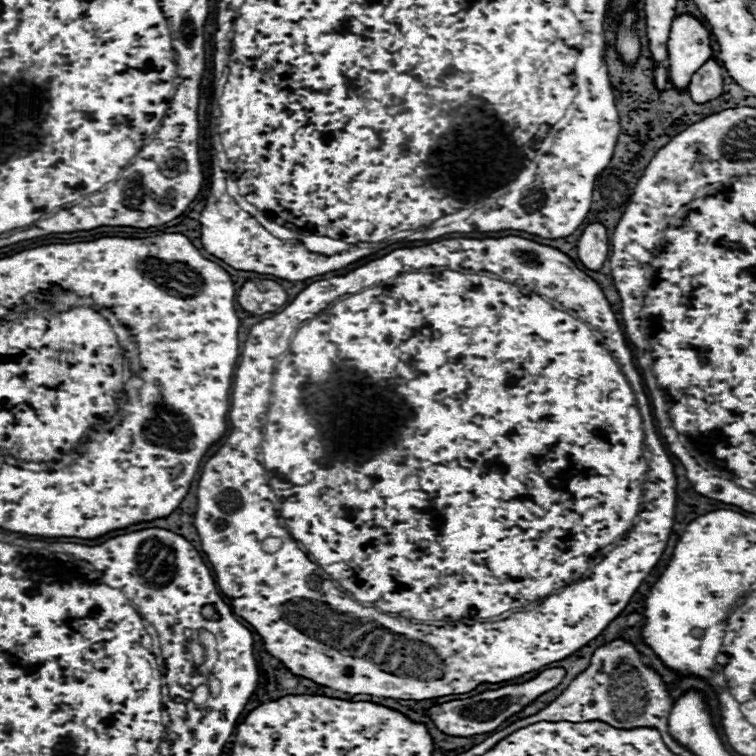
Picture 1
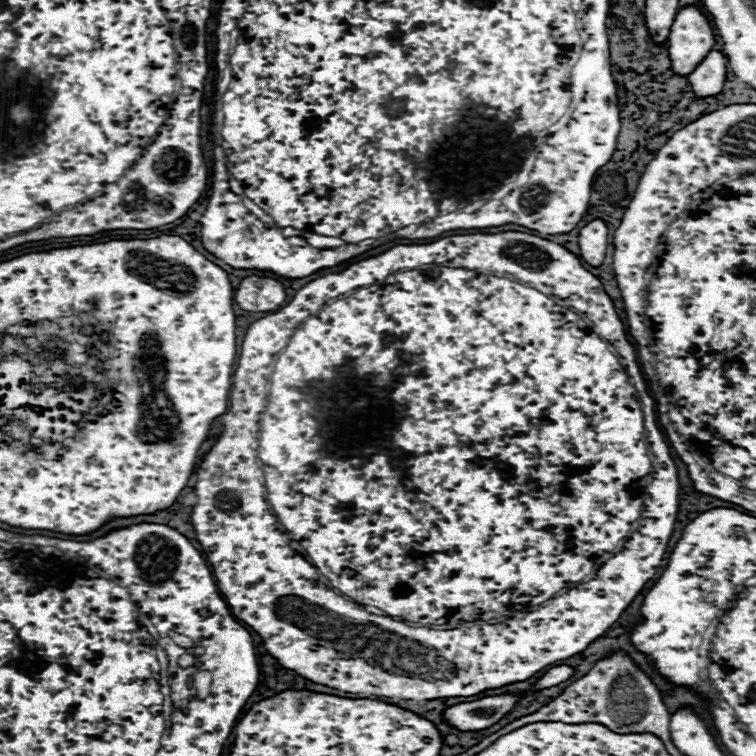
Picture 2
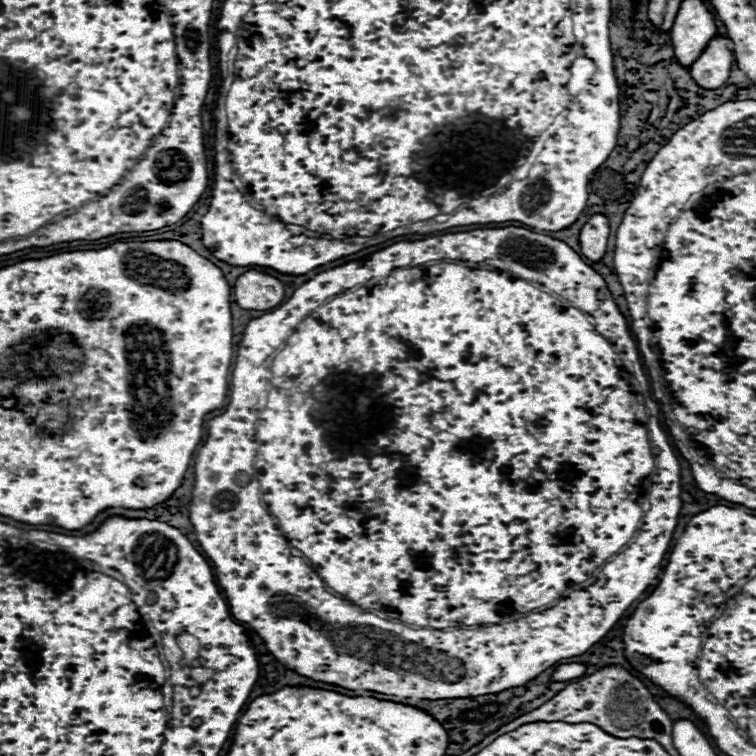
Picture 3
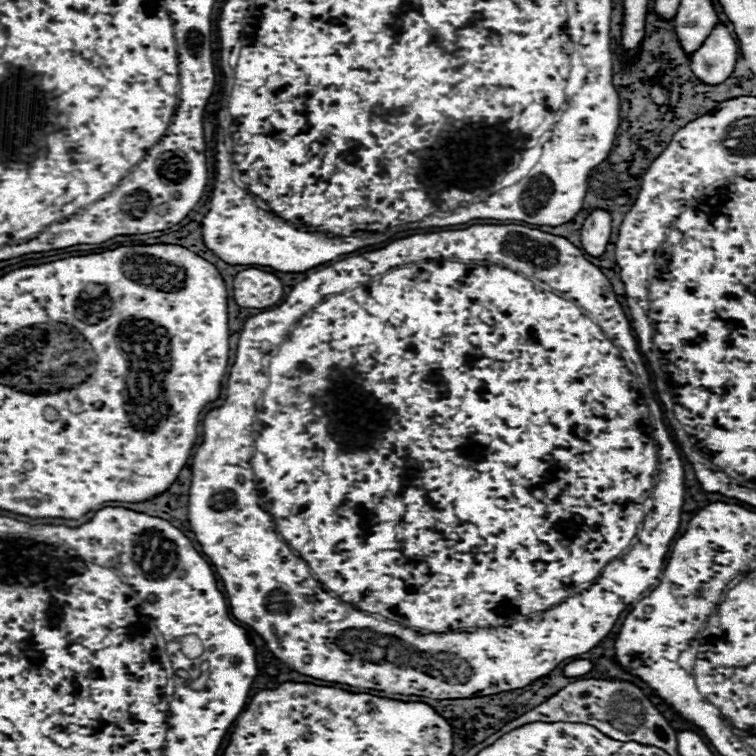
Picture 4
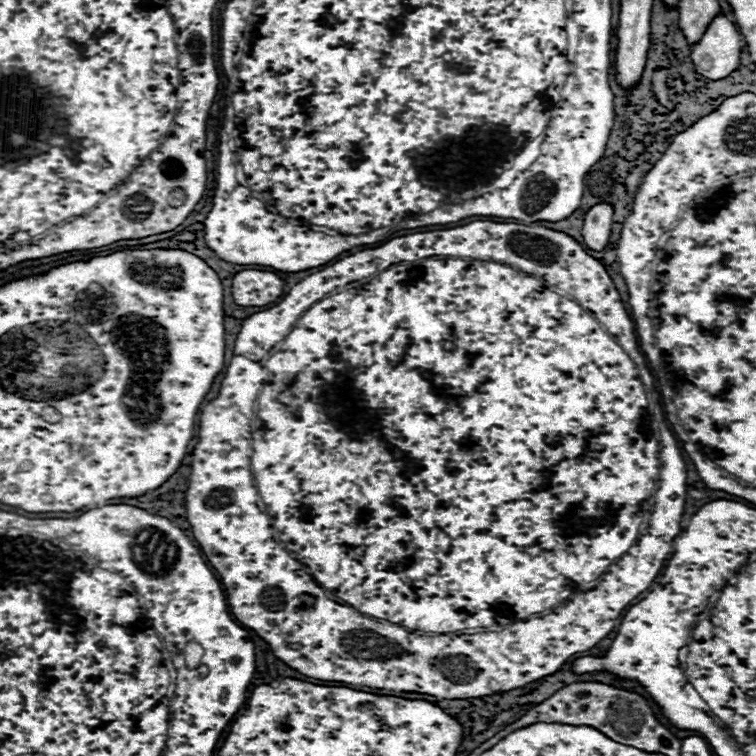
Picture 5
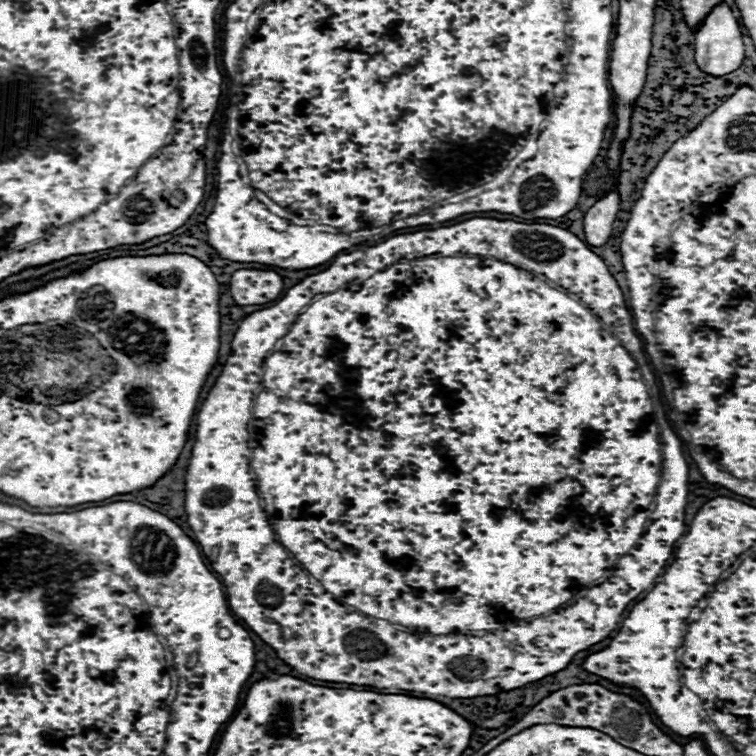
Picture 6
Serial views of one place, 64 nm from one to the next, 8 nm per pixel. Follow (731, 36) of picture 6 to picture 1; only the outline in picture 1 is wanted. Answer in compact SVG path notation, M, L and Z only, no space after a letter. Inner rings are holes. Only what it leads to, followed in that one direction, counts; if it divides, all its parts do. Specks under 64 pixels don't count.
M710 58L694 76L692 82L688 86L690 96L696 104L704 104L710 102L718 96L722 96L722 86L724 86L724 78L722 78L722 66Z

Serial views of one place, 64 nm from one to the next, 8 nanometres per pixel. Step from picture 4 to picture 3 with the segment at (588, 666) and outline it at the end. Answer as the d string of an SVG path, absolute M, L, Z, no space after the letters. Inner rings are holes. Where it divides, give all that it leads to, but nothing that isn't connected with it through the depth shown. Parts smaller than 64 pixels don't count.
M562 664L552 672L552 680L554 682L566 682L572 678L578 678L584 674L584 666L582 664Z

